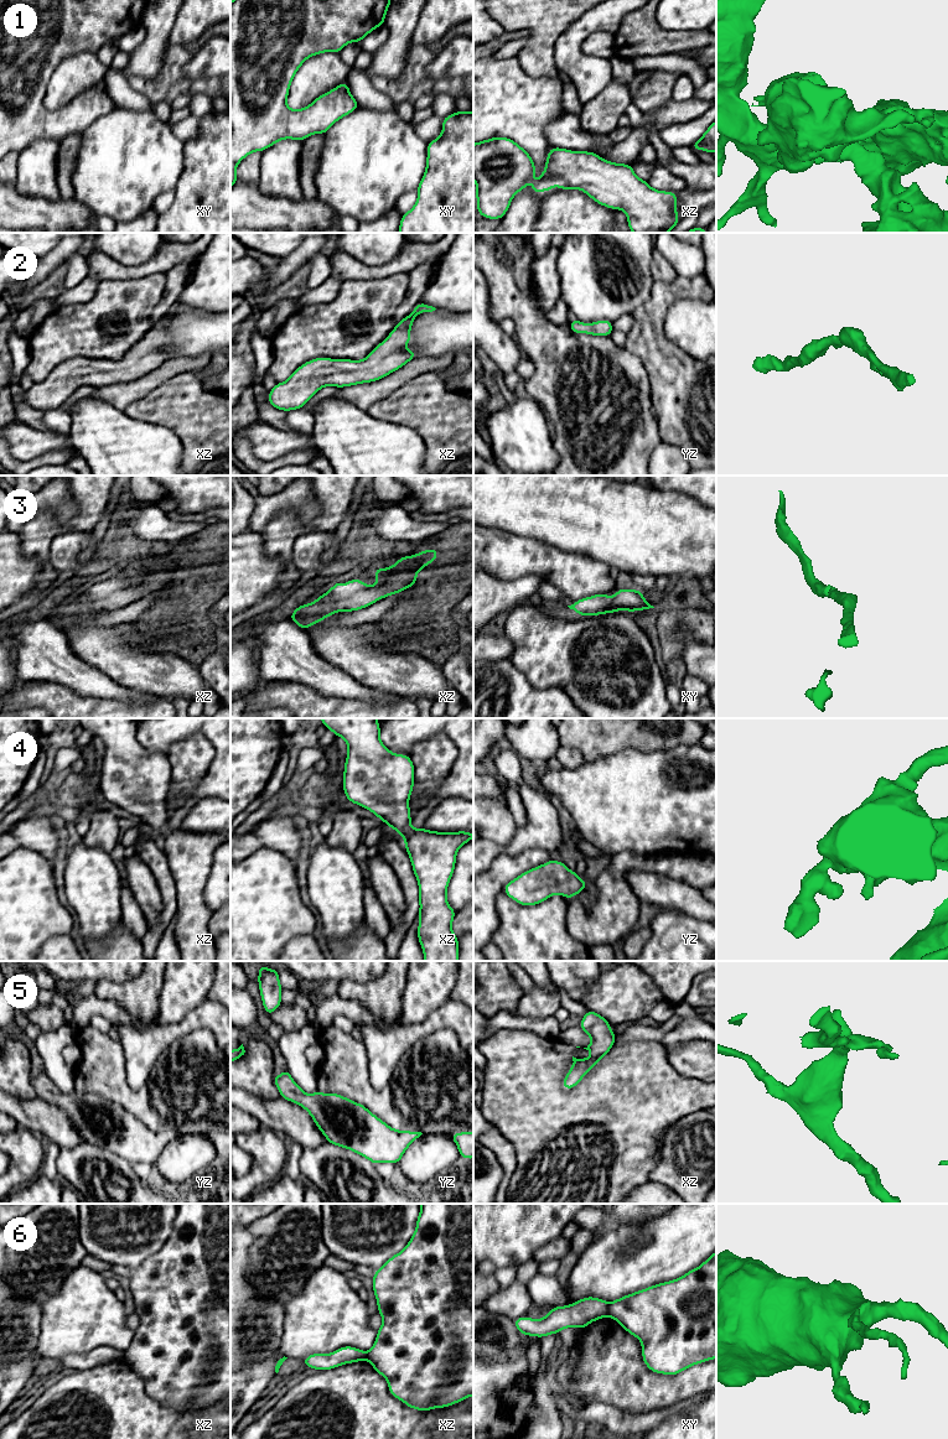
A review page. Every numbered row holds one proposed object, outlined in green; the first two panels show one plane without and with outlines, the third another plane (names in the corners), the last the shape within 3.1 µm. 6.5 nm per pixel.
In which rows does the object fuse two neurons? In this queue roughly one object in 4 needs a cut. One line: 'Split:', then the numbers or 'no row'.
Split: 6

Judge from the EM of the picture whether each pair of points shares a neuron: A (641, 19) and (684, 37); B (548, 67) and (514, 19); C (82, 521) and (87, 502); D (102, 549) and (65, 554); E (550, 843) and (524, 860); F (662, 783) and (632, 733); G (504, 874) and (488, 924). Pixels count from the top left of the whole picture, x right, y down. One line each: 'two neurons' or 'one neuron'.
A: one neuron
B: one neuron
C: one neuron
D: one neuron
E: two neurons
F: two neurons
G: one neuron

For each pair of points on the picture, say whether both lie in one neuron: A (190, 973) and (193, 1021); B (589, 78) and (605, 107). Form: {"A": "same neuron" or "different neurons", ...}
{"A": "different neurons", "B": "different neurons"}

